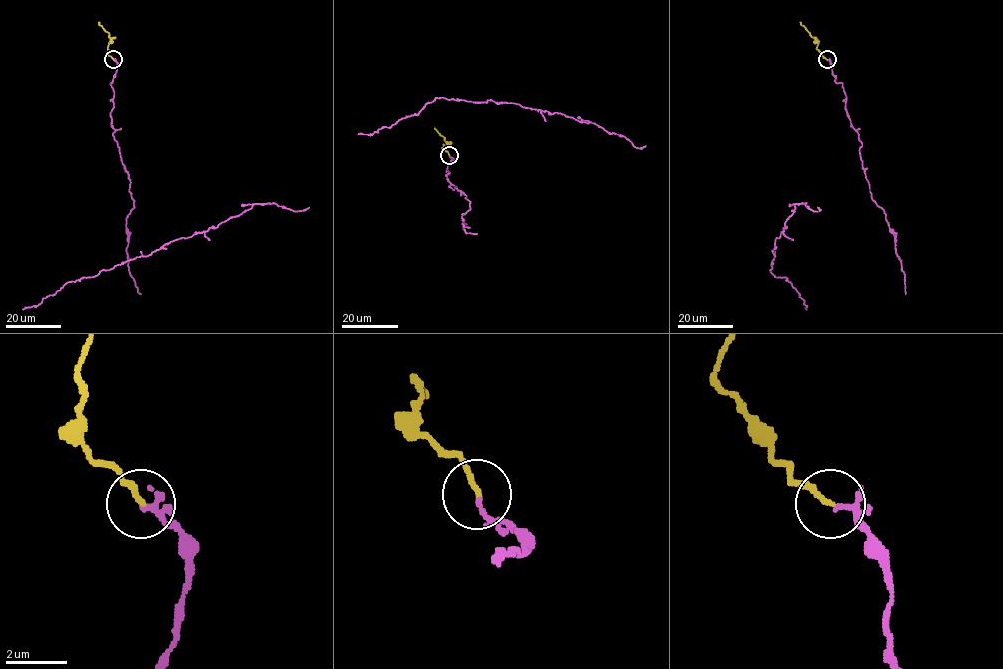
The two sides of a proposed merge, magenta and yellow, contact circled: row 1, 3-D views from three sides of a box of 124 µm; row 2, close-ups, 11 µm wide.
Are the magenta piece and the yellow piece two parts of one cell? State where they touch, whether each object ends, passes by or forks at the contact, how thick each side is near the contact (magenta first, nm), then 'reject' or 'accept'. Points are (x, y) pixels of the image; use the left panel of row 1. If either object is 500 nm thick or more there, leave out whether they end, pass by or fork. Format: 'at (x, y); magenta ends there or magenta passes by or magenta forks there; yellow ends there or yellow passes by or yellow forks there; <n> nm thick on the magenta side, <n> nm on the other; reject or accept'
at (113, 59); magenta passes by; yellow ends there; 130 nm thick on the magenta side, 170 nm on the other; accept

